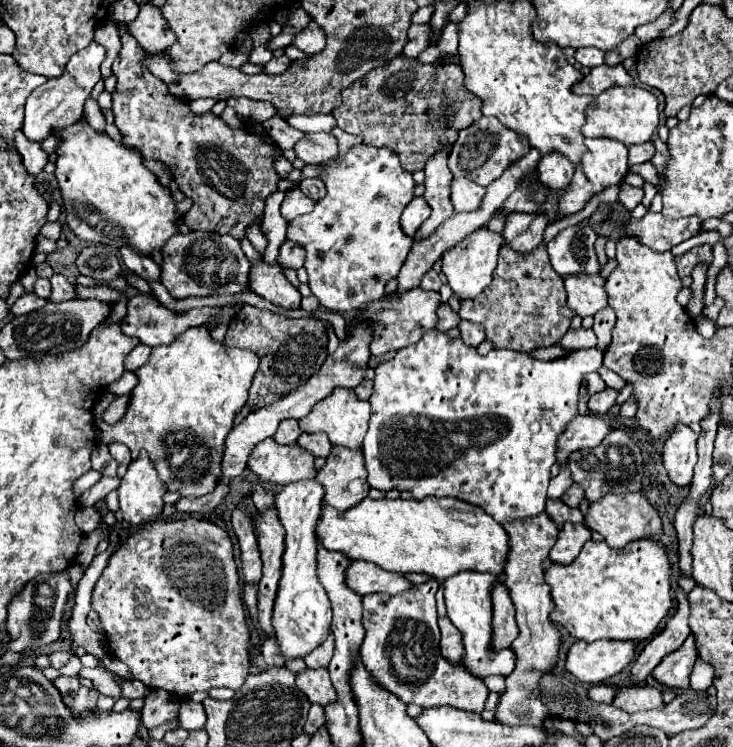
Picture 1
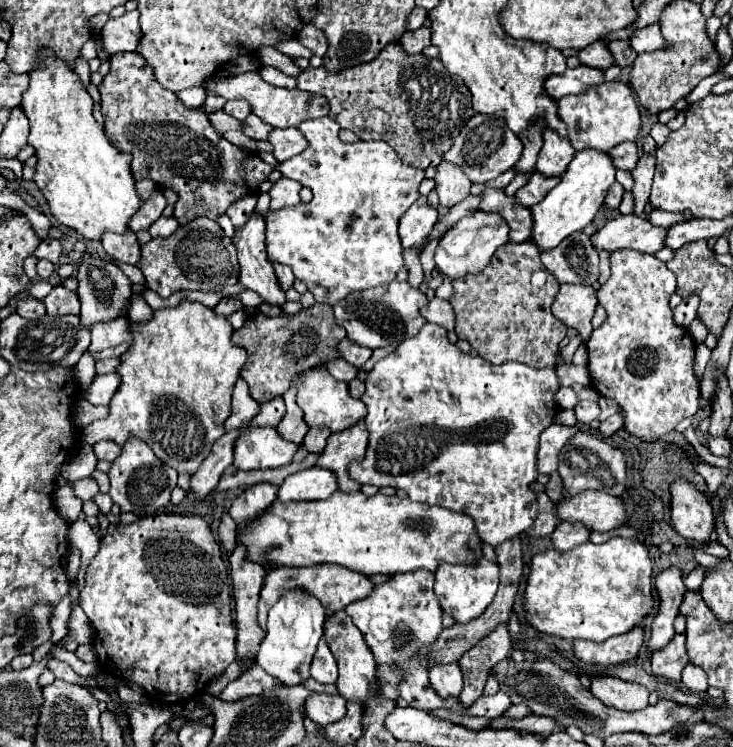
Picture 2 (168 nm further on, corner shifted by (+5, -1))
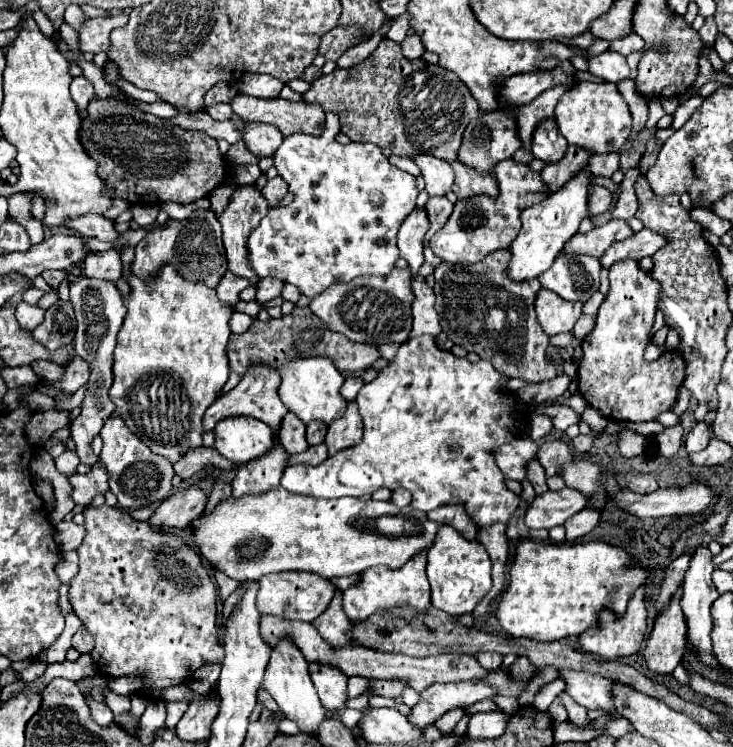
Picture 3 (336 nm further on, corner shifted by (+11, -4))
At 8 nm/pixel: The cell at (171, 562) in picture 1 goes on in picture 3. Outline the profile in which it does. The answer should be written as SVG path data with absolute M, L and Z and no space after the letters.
M101 506L85 508L87 536L79 546L79 572L71 580L69 596L73 612L95 638L91 658L105 678L141 676L141 694L149 700L163 700L163 692L171 686L187 682L201 666L221 664L225 648L219 642L217 626L217 586L209 576L199 552L195 552L181 536L153 528L147 520L135 520L127 510Z

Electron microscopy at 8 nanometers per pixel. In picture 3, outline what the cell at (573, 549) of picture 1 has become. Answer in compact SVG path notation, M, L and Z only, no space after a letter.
M585 508L581 512L577 512L573 518L569 518L565 522L565 530L567 530L567 540L573 542L585 534L589 534L599 520L599 510L595 508Z

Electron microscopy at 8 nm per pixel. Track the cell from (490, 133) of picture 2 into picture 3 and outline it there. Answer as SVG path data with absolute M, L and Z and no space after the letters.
M485 112L479 118L475 118L473 122L469 122L469 126L465 128L463 140L461 140L461 150L457 152L457 160L465 162L465 166L477 170L479 174L493 174L493 166L501 160L507 160L515 154L515 150L521 148L521 140L517 136L517 128L515 128L515 118L507 112Z

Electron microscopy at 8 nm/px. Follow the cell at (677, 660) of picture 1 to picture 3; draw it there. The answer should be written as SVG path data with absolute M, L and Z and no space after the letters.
M677 592L669 608L657 616L655 628L643 650L649 670L655 674L673 674L683 658L683 650L687 644L687 622L679 606L679 598L681 592Z

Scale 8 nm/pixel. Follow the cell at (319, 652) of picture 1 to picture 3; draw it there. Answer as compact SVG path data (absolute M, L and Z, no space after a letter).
M319 662L309 664L309 674L321 704L329 710L343 710L347 702L347 676L335 666L325 666Z

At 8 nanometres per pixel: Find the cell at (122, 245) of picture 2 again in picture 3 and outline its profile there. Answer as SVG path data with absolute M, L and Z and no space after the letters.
M85 214L81 218L69 220L67 228L79 232L85 238L97 238L101 242L111 242L111 244L115 244L119 240L119 236L121 236L115 230L113 222L103 218L103 216L99 216L99 214Z

